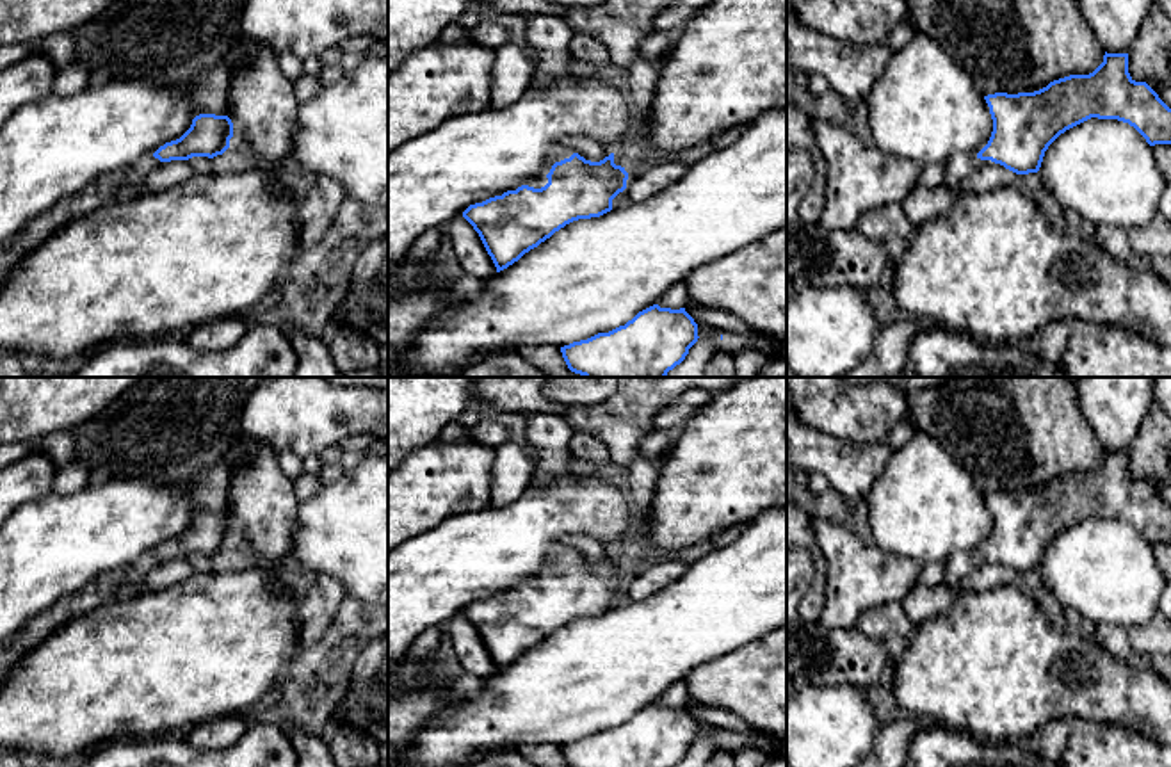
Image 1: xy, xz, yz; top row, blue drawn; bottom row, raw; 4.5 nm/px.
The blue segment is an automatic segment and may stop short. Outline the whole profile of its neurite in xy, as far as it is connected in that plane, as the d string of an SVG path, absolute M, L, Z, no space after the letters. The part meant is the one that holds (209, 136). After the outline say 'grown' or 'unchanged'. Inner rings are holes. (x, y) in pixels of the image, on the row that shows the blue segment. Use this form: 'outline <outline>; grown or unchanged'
outline M199 114L180 139L166 142L153 157L160 162L189 160L192 157L214 158L230 148L231 137L233 123L228 116Z; unchanged

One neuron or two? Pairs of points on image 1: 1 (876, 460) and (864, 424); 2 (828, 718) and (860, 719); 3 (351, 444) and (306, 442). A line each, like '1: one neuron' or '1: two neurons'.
1: two neurons
2: one neuron
3: two neurons

